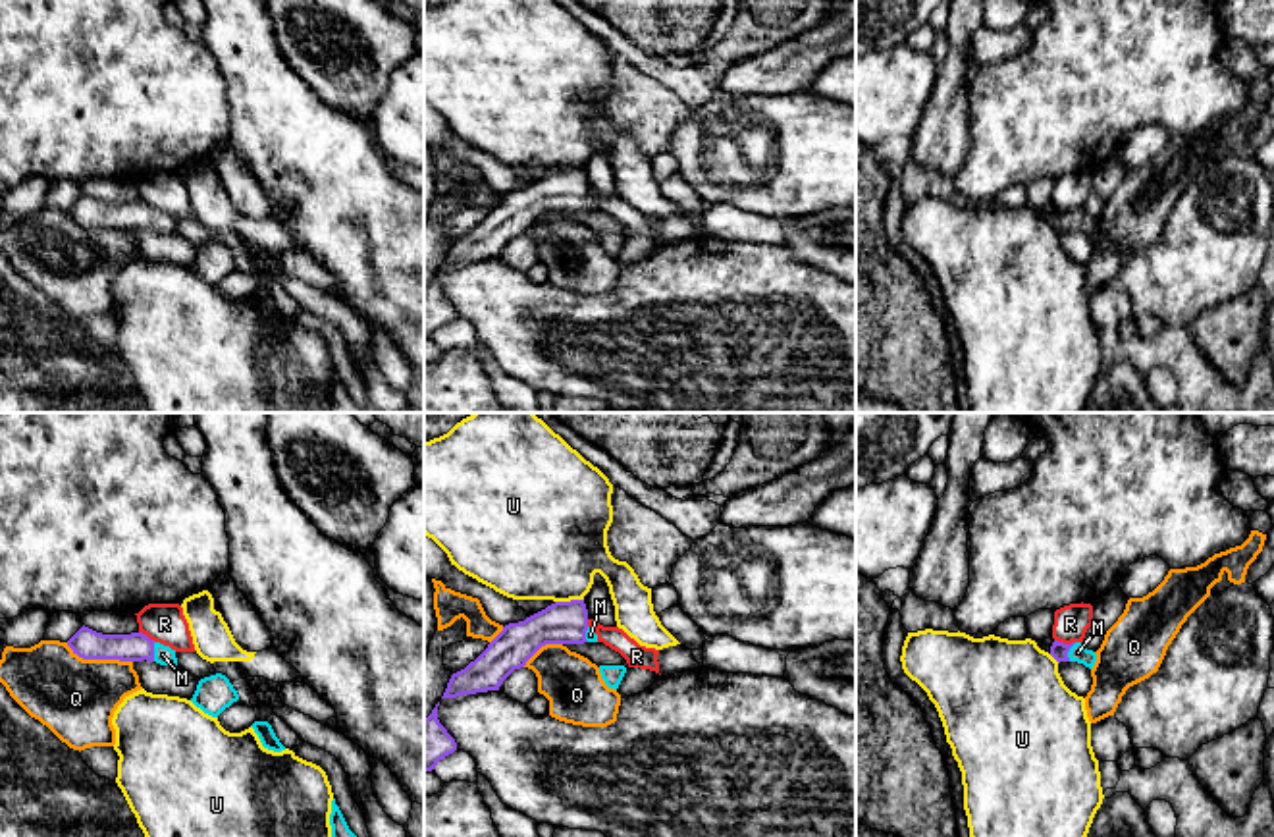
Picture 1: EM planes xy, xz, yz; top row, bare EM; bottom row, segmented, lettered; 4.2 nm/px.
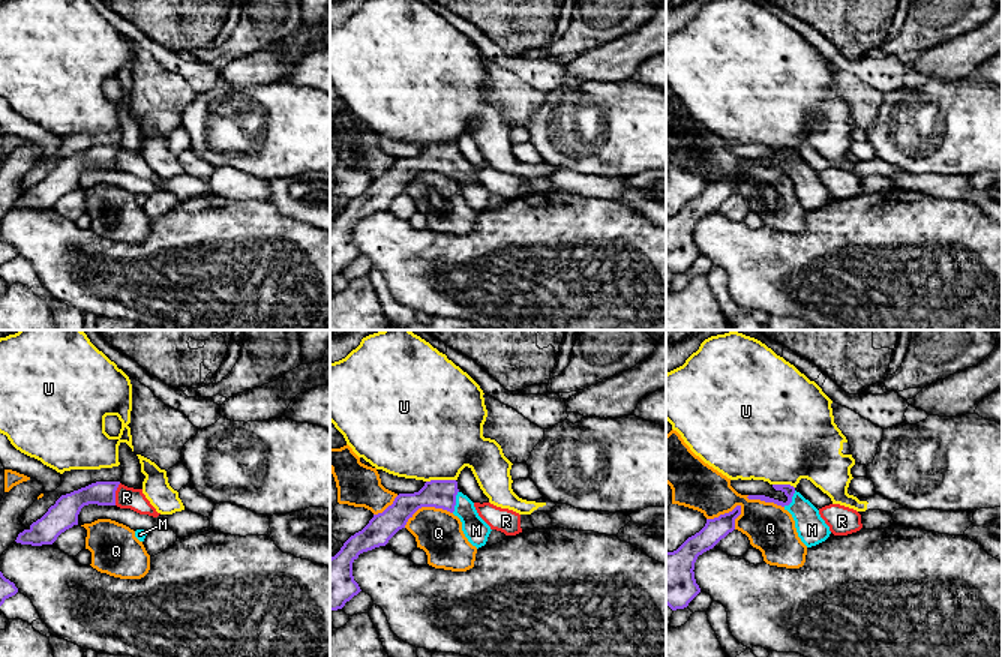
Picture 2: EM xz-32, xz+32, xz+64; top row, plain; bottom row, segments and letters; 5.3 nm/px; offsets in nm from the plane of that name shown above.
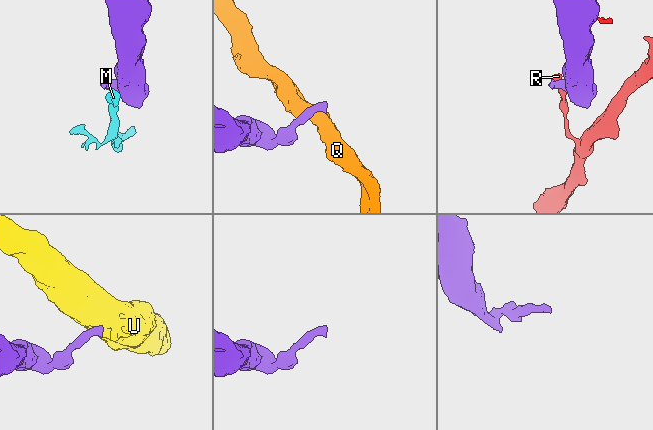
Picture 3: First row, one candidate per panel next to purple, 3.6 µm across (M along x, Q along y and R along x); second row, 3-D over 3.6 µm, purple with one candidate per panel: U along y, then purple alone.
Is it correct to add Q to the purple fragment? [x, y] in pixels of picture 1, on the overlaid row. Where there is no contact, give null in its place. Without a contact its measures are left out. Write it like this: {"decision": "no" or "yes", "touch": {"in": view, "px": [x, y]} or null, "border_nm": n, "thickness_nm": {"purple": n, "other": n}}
{"decision": "no", "touch": {"in": "xy", "px": [99, 658]}, "border_nm": 300, "thickness_nm": {"purple": 130, "other": 340}}

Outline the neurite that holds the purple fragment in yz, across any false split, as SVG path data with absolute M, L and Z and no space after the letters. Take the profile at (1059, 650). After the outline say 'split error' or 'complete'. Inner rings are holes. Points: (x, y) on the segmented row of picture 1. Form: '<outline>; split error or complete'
M1054 640L1050 646L1050 656L1060 662L1077 662L1085 667L1093 669L1097 662L1097 654L1093 650L1087 650L1081 642L1064 644Z; split error

